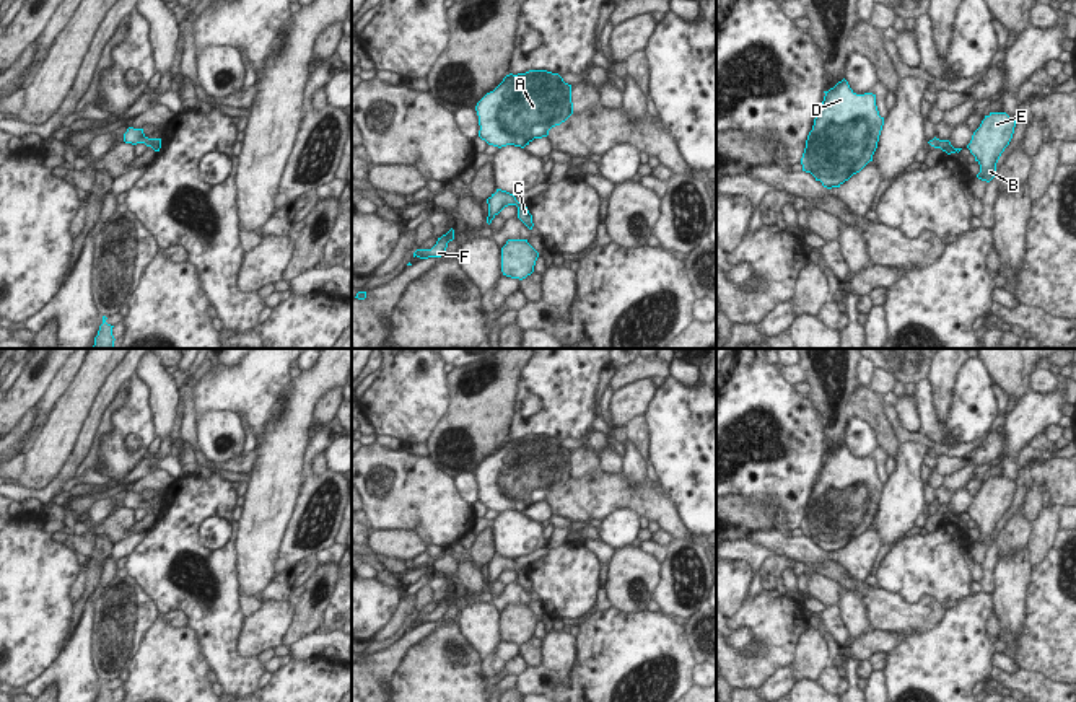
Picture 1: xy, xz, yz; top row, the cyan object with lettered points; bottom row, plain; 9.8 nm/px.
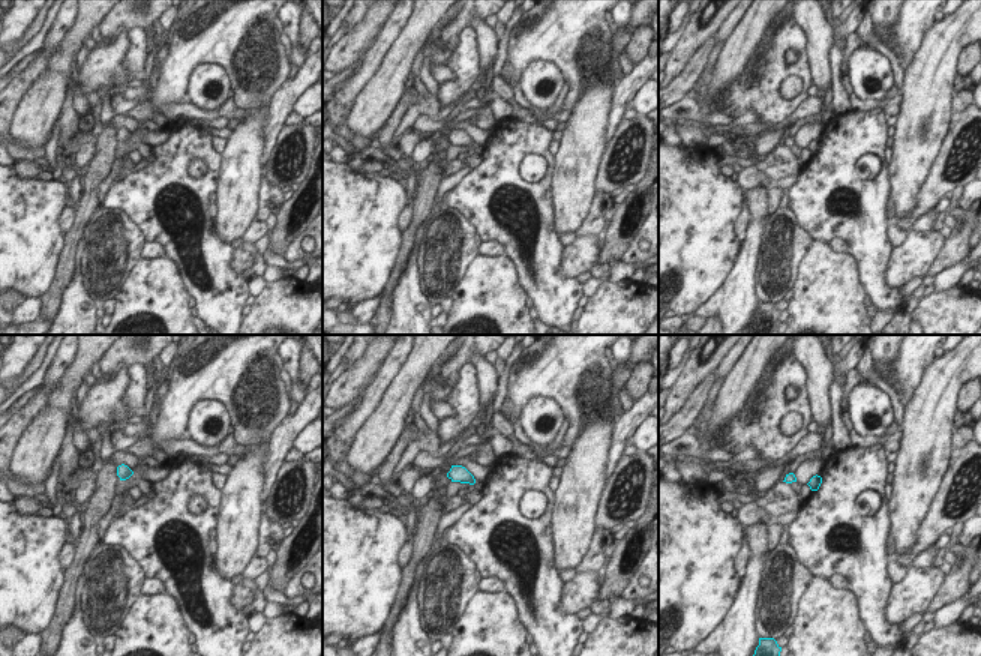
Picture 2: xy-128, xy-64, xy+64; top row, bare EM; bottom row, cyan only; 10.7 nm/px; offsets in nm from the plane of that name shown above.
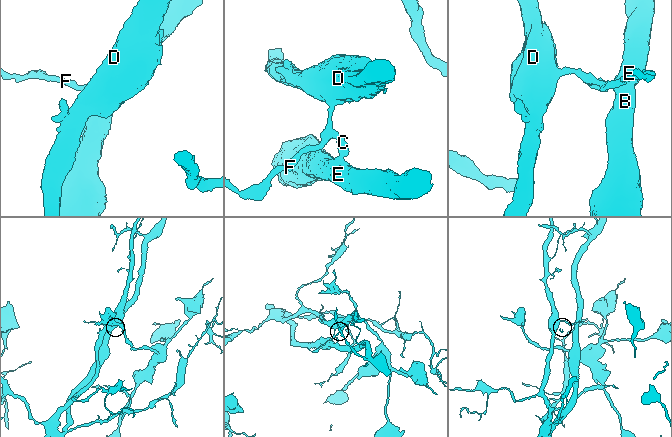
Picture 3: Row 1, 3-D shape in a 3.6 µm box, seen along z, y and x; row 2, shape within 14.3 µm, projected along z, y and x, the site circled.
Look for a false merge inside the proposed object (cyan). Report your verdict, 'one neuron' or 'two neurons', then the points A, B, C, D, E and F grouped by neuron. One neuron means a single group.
two neurons | A D F / B C E

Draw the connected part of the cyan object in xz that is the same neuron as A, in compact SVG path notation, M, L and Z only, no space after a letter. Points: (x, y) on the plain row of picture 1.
M547 435L510 438L477 467L475 476L482 505L498 513L524 513L573 479L571 450Z

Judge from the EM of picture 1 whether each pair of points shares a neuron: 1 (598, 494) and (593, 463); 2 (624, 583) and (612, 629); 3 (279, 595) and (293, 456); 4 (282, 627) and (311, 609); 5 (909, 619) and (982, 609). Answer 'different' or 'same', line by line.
1: different
2: different
3: different
4: different
5: different

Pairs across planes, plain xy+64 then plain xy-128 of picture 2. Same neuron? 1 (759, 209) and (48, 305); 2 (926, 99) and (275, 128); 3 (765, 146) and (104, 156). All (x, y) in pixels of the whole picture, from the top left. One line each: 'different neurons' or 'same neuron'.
1: different neurons
2: different neurons
3: different neurons

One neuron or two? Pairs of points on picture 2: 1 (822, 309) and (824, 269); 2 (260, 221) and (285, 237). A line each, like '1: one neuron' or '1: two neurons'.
1: one neuron
2: two neurons

